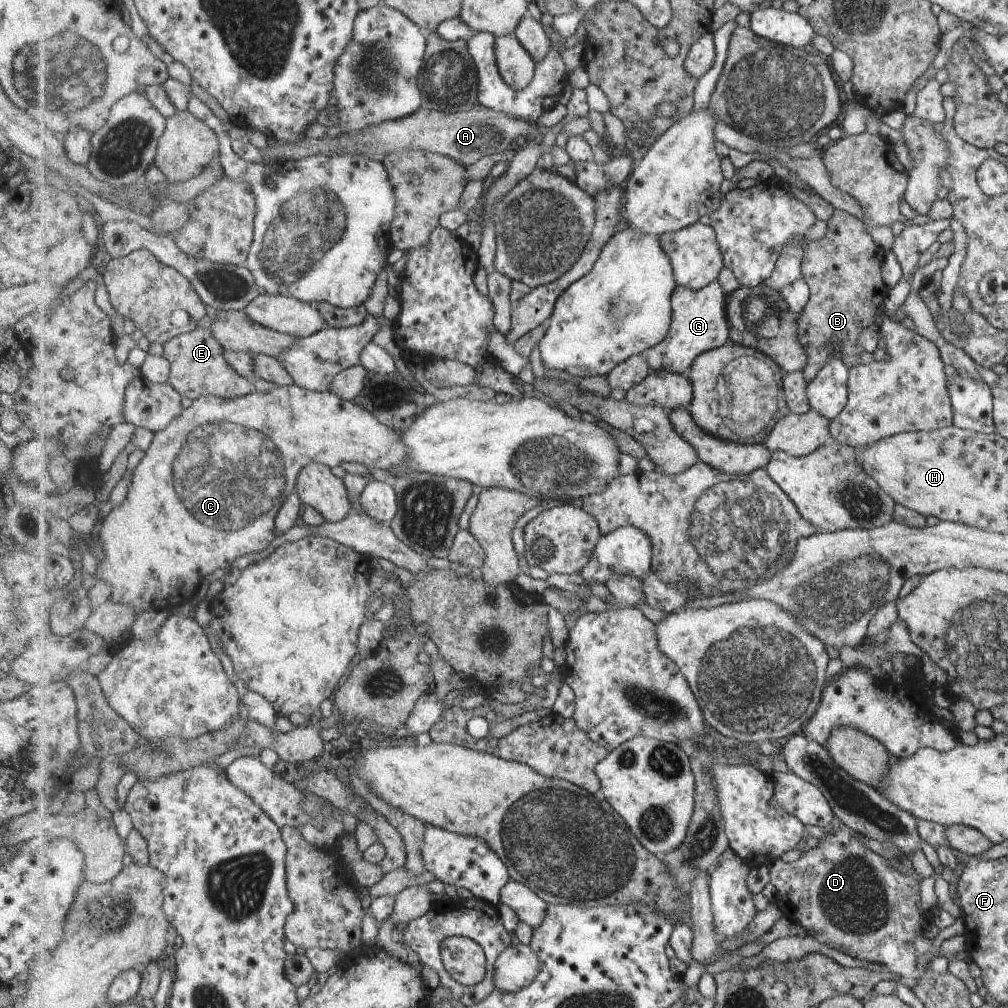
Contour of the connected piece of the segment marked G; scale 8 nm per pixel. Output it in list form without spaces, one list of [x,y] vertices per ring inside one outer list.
[[[719,279],[699,290],[691,290],[681,285],[674,290],[672,296],[674,311],[668,337],[661,344],[644,352],[652,372],[665,369],[687,375],[700,354],[719,348],[731,340],[727,296]]]

